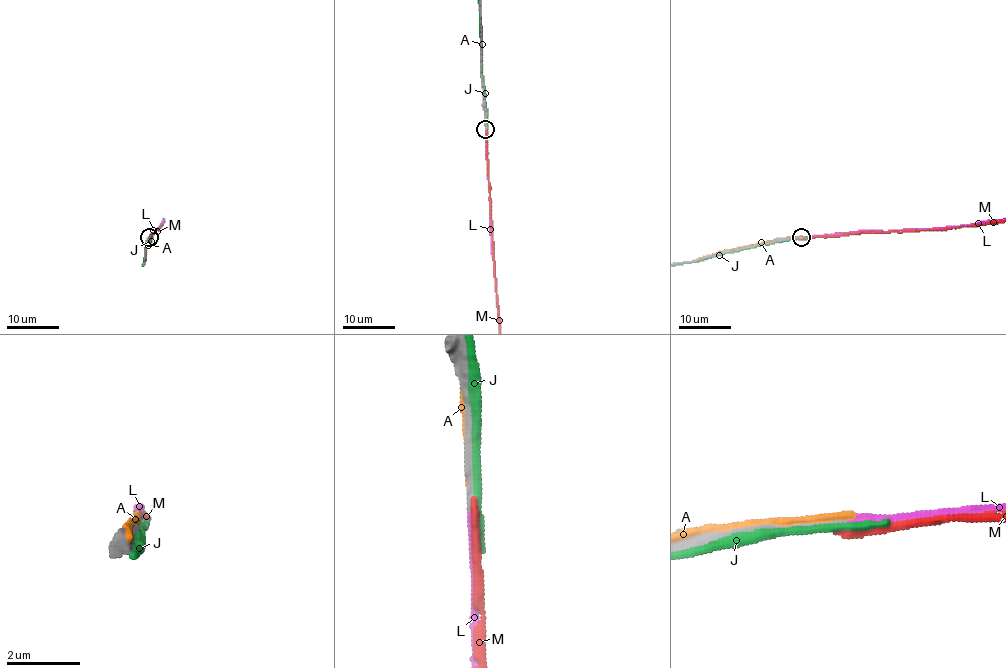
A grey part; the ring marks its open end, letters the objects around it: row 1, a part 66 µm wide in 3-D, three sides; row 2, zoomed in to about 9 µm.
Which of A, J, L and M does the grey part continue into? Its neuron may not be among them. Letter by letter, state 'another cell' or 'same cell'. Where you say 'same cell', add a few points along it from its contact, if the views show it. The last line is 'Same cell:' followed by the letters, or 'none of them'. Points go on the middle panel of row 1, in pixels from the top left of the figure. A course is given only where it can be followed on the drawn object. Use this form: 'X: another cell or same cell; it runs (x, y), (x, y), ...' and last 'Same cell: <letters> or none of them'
A: another cell
J: another cell
L: same cell
M: another cell
Same cell: L

